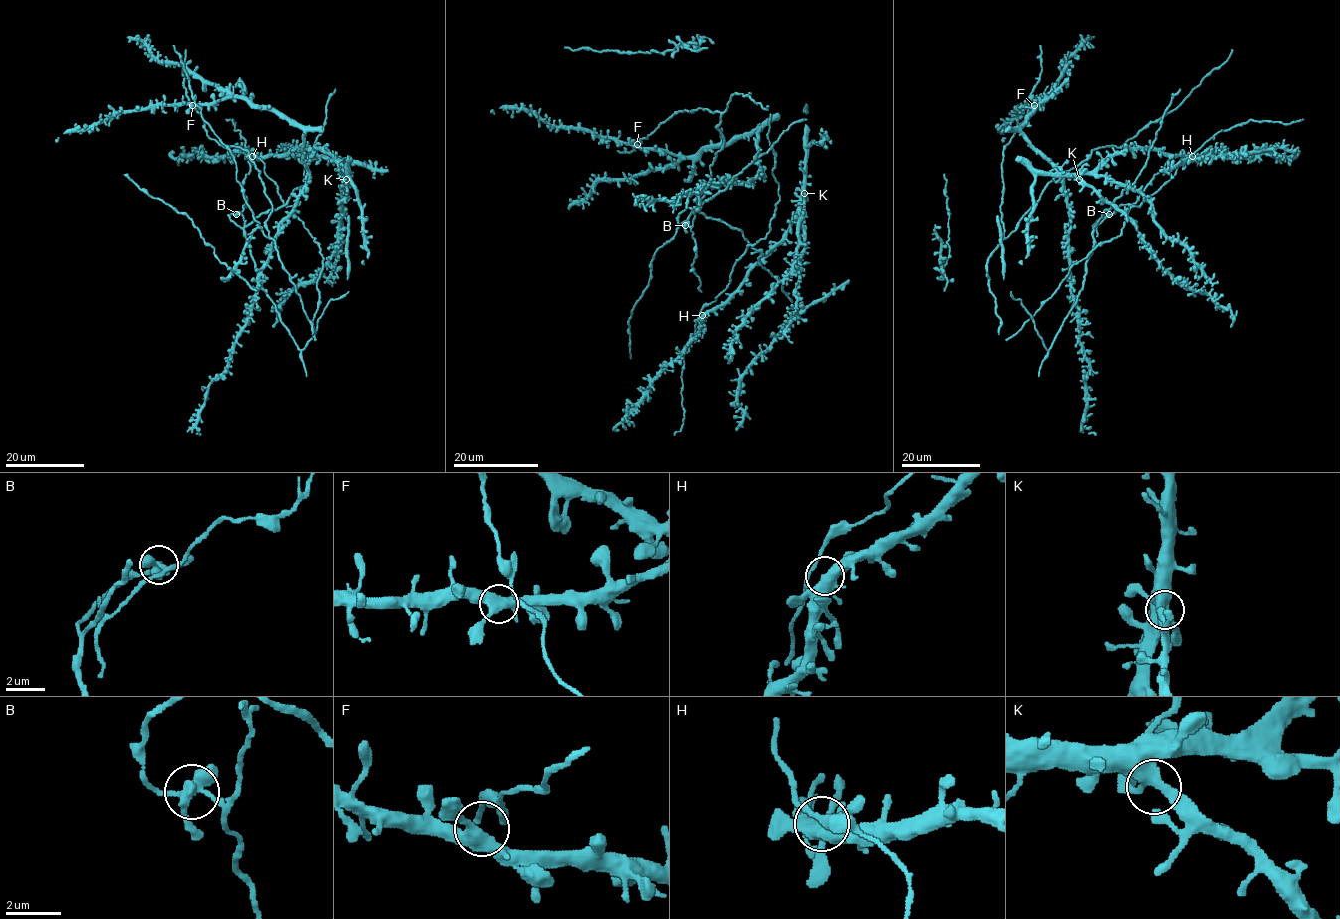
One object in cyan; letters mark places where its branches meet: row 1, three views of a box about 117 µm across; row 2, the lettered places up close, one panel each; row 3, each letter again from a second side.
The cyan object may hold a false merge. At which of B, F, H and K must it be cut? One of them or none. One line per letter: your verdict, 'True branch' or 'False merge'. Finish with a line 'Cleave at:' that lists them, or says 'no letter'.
B: False merge
F: True branch
H: True branch
K: True branch
Cleave at: B

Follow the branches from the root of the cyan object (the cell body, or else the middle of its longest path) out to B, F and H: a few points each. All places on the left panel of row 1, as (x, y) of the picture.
B: (303, 187), (294, 210), (280, 224), (259, 278), (259, 286), (266, 291), (251, 255), (245, 221), (236, 213)
F: (303, 187), (308, 180), (308, 171), (303, 160), (302, 129), (271, 111), (253, 108), (237, 97), (192, 105)
H: (303, 187), (259, 278), (266, 291), (244, 228), (283, 205), (306, 184), (309, 153), (290, 149), (252, 156)

